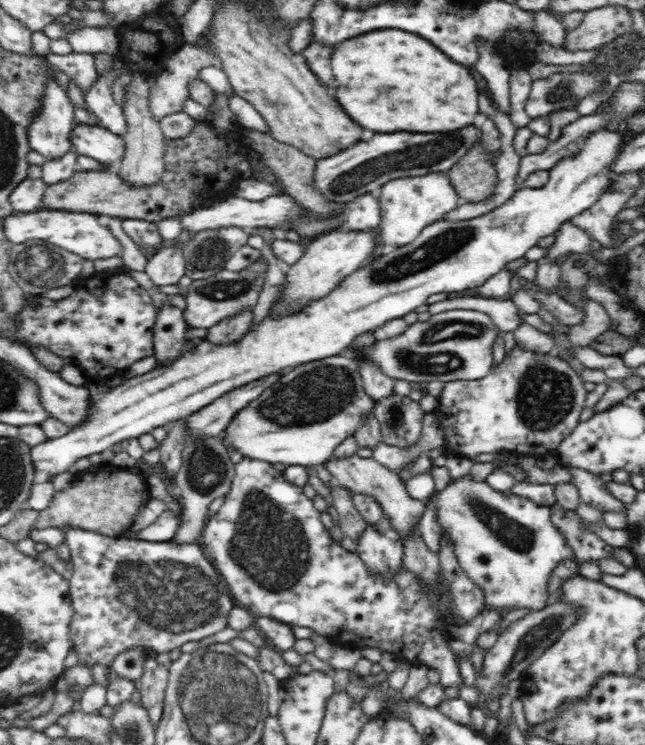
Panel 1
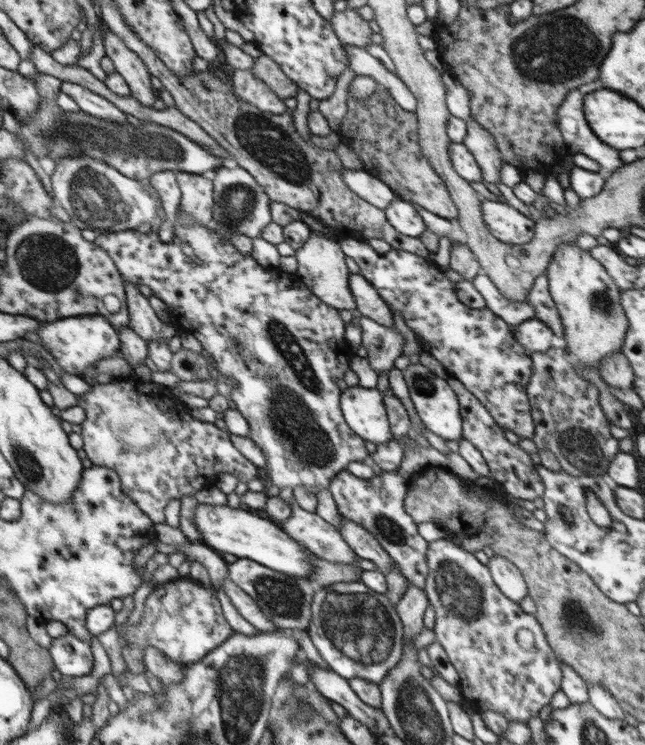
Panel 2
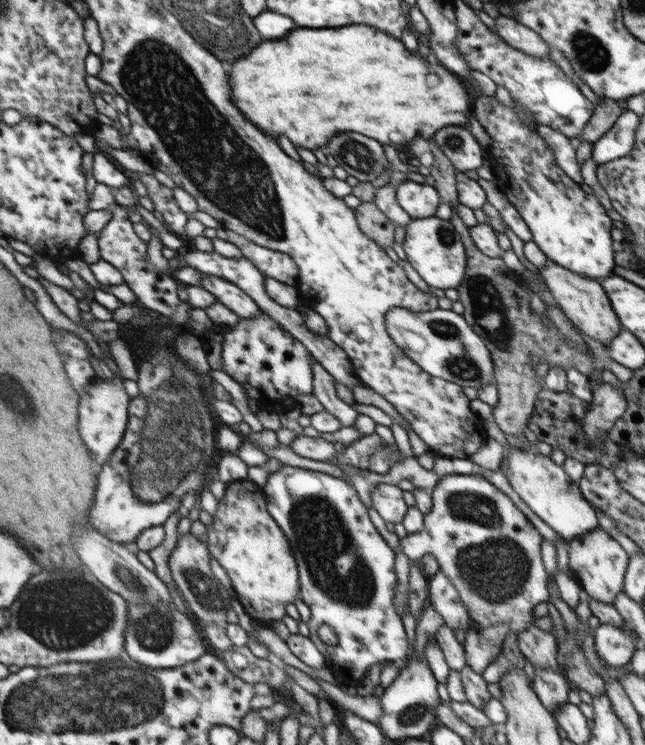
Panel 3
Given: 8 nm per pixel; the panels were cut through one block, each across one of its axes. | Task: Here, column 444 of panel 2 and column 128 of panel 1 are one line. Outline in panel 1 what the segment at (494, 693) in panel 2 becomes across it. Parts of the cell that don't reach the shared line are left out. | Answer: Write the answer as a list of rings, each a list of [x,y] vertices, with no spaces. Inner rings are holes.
[[[62,526],[62,531],[66,535],[66,544],[70,548],[72,555],[71,560],[74,563],[74,573],[72,579],[69,581],[70,588],[70,601],[72,602],[72,609],[74,616],[70,622],[70,639],[71,646],[77,652],[77,662],[85,664],[88,668],[92,668],[94,664],[108,667],[114,662],[114,658],[130,648],[140,648],[145,650],[153,650],[157,654],[162,652],[170,652],[174,648],[180,648],[182,644],[188,642],[197,642],[204,638],[215,635],[217,632],[224,630],[228,627],[228,618],[230,610],[237,604],[232,598],[229,587],[224,583],[221,575],[215,570],[211,562],[204,555],[204,552],[198,542],[194,543],[170,543],[166,542],[150,542],[136,538],[128,538],[126,536],[108,537],[96,531],[80,530],[72,528],[71,526]]]

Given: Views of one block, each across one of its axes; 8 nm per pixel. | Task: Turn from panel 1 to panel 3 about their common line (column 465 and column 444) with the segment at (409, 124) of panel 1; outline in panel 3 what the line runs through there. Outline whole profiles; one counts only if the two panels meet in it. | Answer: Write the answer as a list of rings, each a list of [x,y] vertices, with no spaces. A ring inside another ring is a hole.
[[[362,23],[353,24],[352,26],[342,26],[342,28],[296,28],[292,30],[284,40],[268,40],[268,42],[262,42],[258,48],[254,48],[248,56],[236,60],[232,64],[232,70],[230,70],[230,84],[232,84],[232,94],[234,94],[234,102],[238,102],[240,110],[246,114],[246,118],[250,118],[256,126],[260,126],[262,130],[266,130],[270,136],[278,136],[278,134],[286,134],[294,144],[300,144],[304,148],[318,148],[318,146],[326,146],[326,140],[332,136],[332,134],[338,134],[338,132],[348,132],[348,130],[354,130],[354,132],[360,132],[360,134],[366,134],[368,138],[374,138],[382,145],[396,146],[390,140],[390,134],[392,132],[398,132],[398,134],[404,134],[404,140],[398,143],[398,147],[404,145],[411,145],[414,138],[430,138],[432,134],[436,134],[440,128],[444,126],[464,126],[470,118],[474,118],[472,110],[468,110],[472,106],[472,96],[468,94],[466,90],[466,84],[452,72],[448,72],[444,66],[440,64],[430,64],[422,58],[418,58],[416,54],[406,54],[406,46],[390,36],[386,32]]]

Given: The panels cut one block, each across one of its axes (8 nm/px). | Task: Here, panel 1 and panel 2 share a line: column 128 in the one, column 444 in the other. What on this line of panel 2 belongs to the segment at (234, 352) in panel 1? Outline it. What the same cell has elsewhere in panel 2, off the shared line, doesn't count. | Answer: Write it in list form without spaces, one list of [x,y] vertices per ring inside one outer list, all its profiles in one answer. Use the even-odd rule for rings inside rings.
[[[410,363],[410,366],[406,367],[402,374],[407,382],[410,398],[414,403],[416,412],[426,428],[444,440],[461,440],[463,438],[463,420],[459,400],[447,379],[437,376],[420,363]]]

